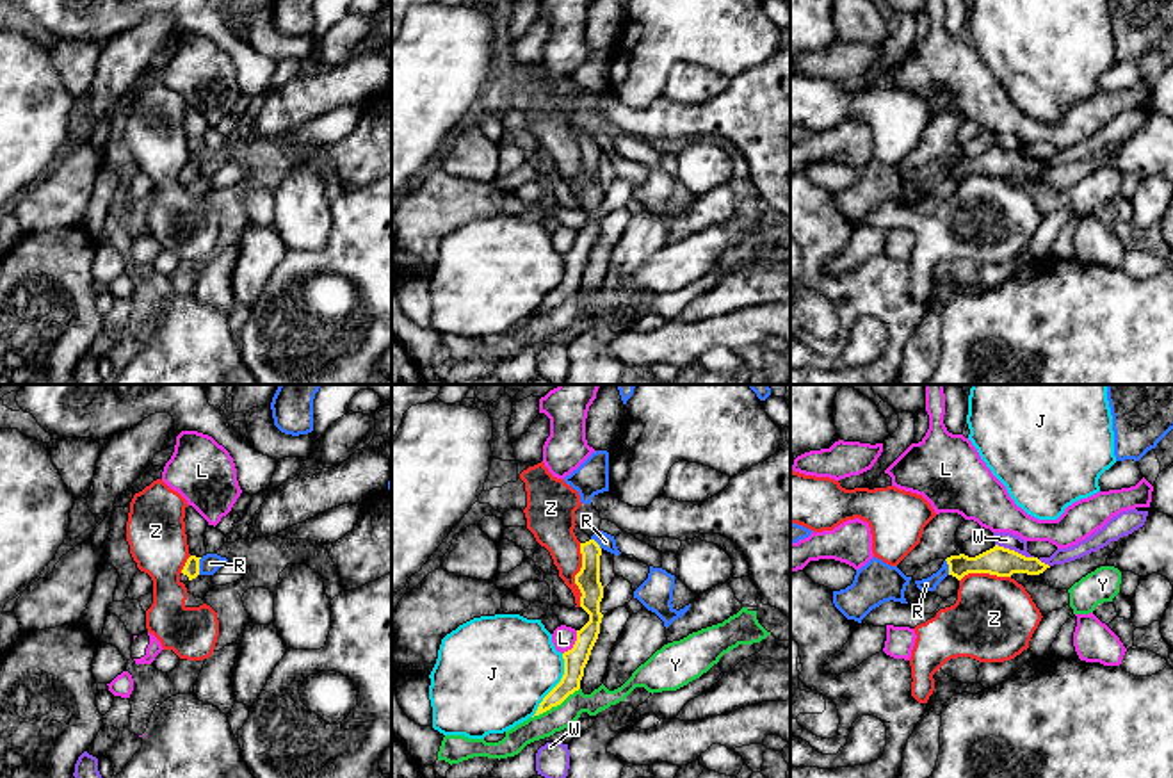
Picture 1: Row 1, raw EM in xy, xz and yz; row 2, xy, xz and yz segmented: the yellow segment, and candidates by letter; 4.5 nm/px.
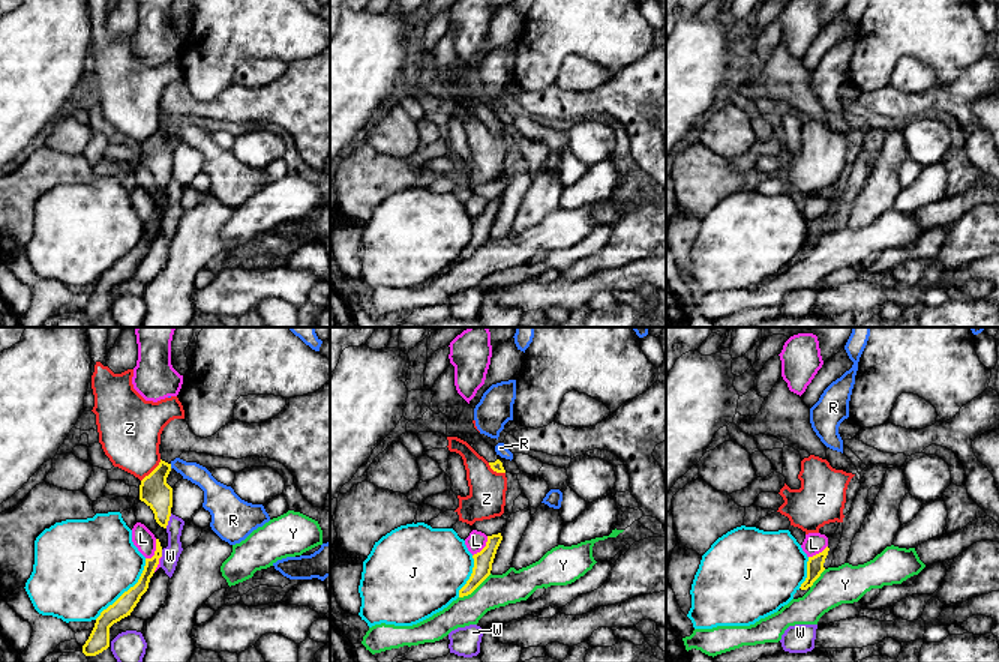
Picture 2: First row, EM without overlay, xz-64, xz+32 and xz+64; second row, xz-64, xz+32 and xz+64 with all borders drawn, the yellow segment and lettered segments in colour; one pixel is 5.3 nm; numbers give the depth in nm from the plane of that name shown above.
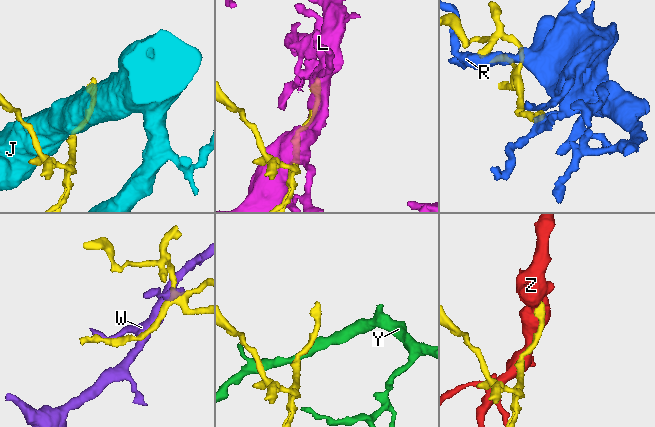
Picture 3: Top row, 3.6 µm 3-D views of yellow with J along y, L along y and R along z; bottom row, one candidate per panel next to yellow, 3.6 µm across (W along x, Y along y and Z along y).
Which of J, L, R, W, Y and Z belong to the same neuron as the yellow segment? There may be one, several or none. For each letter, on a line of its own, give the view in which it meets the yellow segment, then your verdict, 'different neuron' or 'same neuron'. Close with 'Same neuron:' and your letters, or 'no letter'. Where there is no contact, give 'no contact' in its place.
J: contact in xz; different neuron
L: contact in xz; different neuron
R: contact in xy; different neuron
W: contact in yz; different neuron
Y: contact in xz; different neuron
Z: contact in xz; different neuron
Same neuron: no letter

